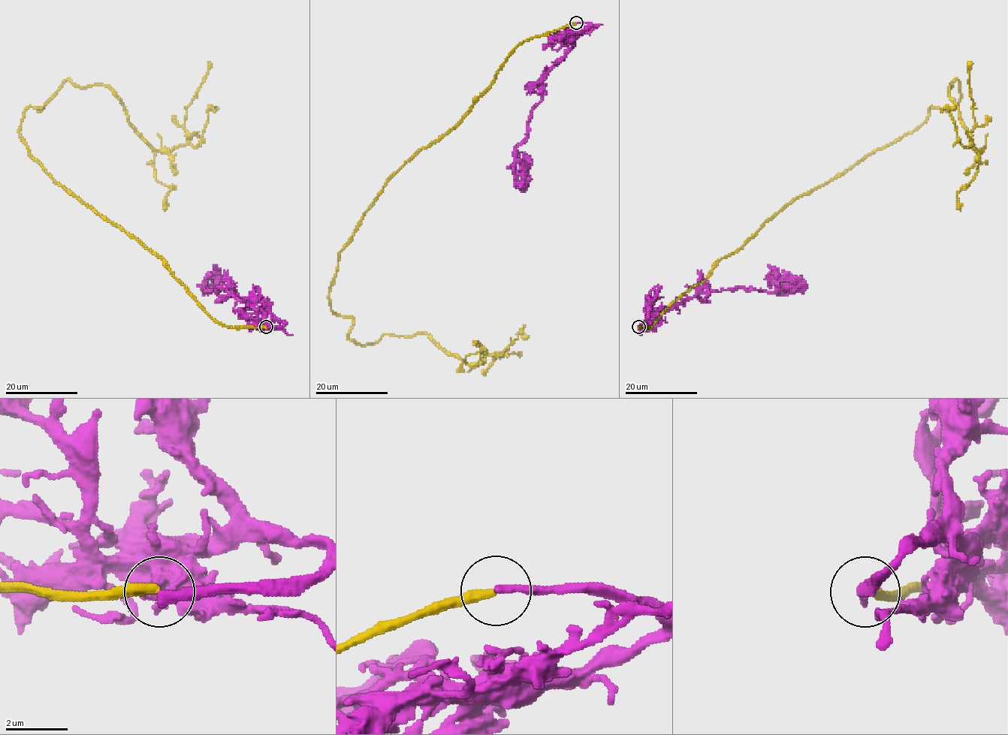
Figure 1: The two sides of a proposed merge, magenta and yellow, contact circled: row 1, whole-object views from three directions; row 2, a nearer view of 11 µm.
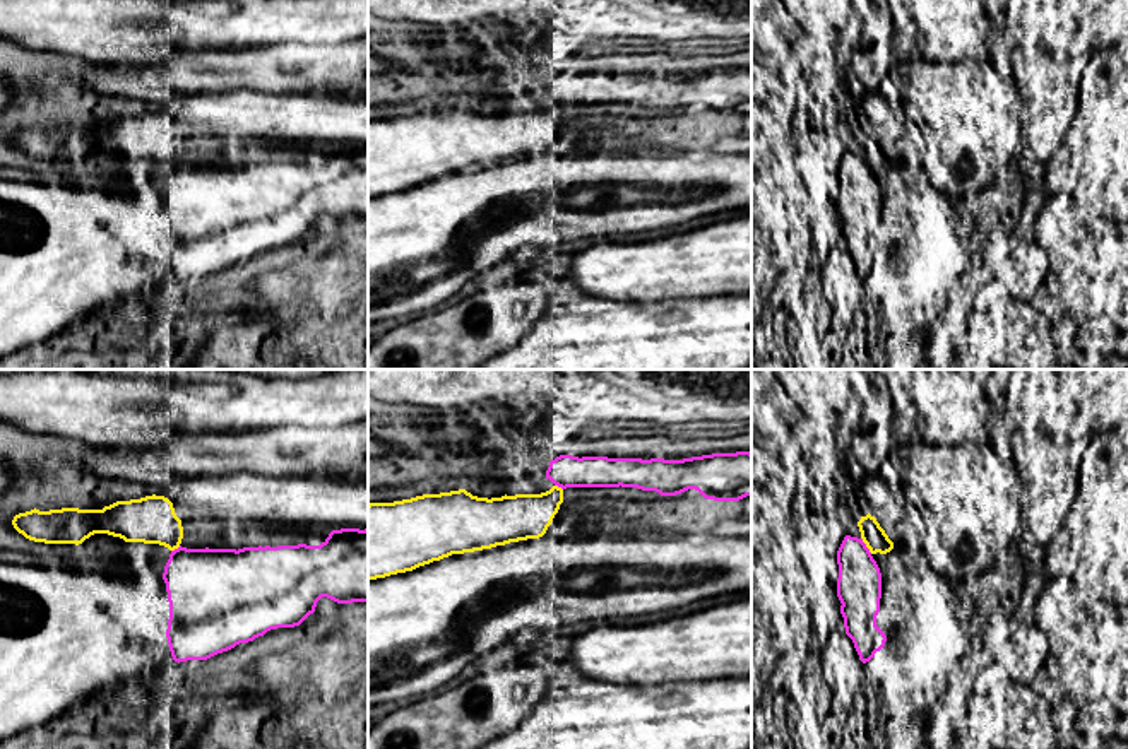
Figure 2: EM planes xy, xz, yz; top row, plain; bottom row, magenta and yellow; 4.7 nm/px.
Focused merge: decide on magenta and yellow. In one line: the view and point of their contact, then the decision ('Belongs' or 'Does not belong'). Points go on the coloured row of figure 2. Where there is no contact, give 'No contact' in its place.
Touches magenta at yz (865, 546). Does not belong

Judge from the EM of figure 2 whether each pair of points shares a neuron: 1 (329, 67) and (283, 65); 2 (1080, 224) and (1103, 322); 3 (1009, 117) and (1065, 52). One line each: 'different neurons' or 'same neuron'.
1: same neuron
2: same neuron
3: different neurons

